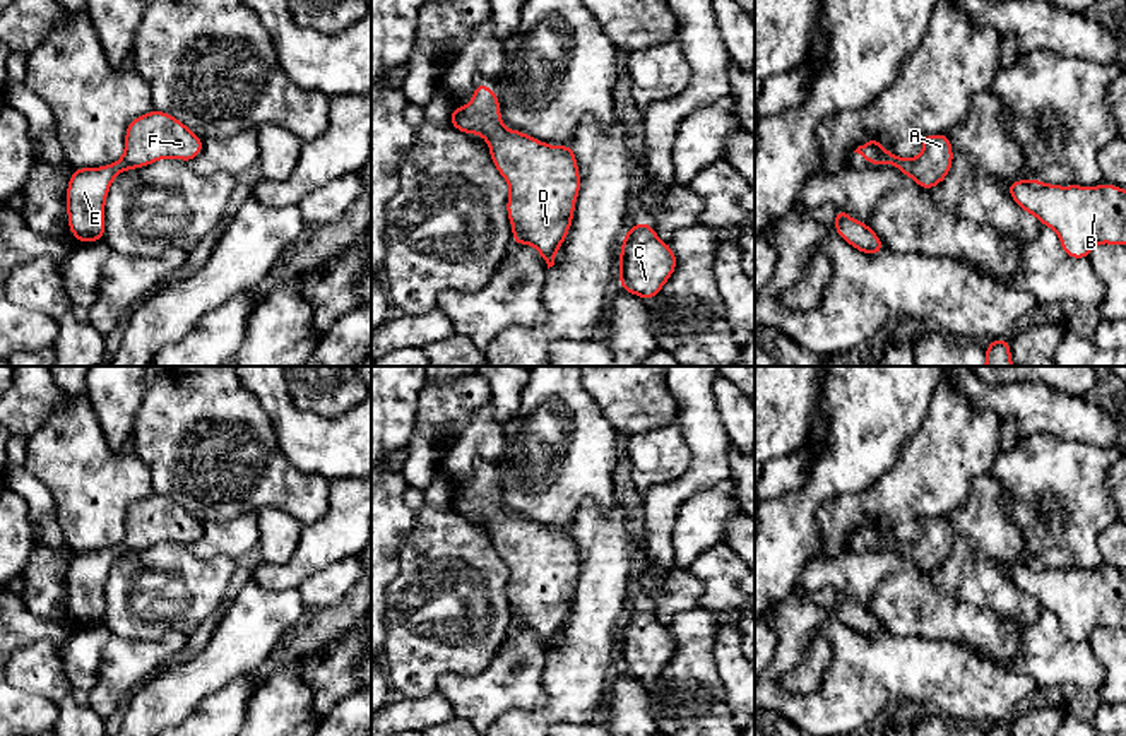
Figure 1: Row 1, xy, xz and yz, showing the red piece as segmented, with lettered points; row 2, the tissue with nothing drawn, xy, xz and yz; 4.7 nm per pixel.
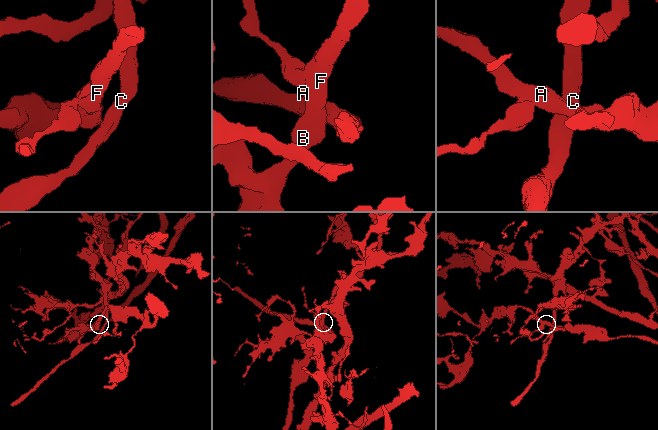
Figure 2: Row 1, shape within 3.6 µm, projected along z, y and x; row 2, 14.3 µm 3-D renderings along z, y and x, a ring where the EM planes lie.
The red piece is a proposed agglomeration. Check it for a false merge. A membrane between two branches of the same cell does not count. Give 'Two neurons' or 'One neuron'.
One neuron

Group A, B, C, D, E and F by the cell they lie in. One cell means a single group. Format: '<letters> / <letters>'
A B C D E F

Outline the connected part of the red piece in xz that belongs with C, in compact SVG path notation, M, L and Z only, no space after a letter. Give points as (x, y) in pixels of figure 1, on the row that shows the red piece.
M640 221L626 231L621 243L618 277L621 289L647 301L659 294L676 264L669 243L659 240L655 229Z

